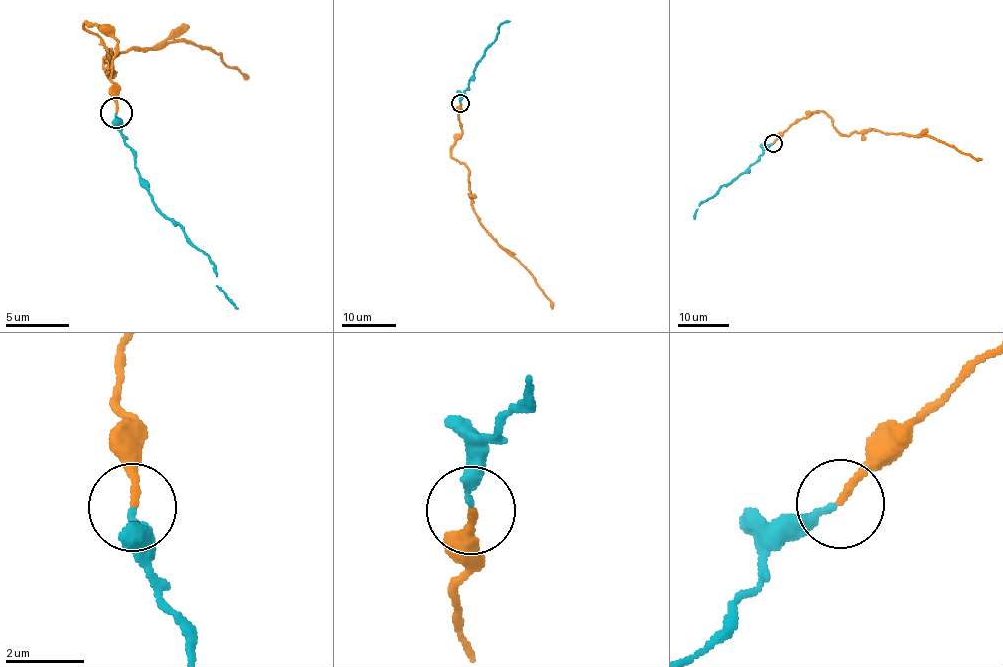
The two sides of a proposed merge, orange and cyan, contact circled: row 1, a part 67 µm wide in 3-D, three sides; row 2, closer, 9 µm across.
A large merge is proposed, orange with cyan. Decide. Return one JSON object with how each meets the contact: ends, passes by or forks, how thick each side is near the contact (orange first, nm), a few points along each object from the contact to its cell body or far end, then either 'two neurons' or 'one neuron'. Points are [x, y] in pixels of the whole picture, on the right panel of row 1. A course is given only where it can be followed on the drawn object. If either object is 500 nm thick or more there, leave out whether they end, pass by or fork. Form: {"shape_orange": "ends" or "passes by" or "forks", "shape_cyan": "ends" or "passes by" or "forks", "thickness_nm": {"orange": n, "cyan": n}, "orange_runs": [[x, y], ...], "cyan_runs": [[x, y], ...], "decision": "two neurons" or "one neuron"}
{"shape_orange": "ends", "shape_cyan": "ends", "thickness_nm": {"orange": 180, "cyan": 240}, "orange_runs": [[773, 143], [802, 118], [824, 111], [840, 133], [847, 135], [873, 130], [934, 137], [981, 160]], "cyan_runs": [[772, 143], [736, 177], [701, 203], [694, 218]], "decision": "one neuron"}

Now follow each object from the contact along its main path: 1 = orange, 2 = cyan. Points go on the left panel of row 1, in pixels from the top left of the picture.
1: (115, 113), (109, 75), (119, 41), (84, 22), (108, 57), (106, 72), (105, 52), (192, 40), (246, 77)
2: (115, 114), (153, 204), (179, 224), (206, 255), (218, 288), (239, 308)

